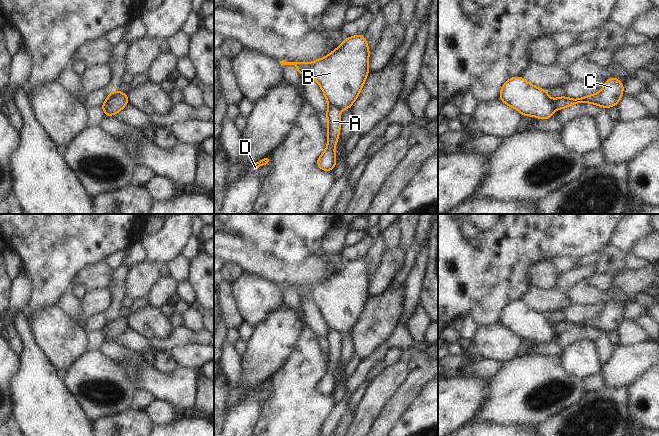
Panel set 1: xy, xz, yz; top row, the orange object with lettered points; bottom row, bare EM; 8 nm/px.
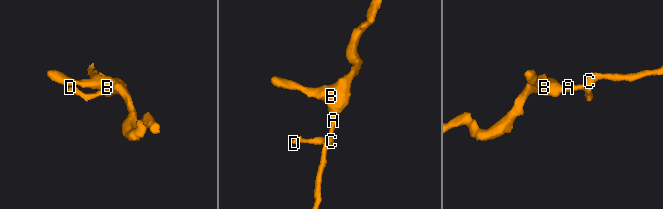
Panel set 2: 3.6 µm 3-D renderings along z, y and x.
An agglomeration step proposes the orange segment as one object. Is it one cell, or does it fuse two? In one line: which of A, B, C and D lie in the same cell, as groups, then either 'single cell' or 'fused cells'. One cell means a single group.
groups A C D / B; fused cells

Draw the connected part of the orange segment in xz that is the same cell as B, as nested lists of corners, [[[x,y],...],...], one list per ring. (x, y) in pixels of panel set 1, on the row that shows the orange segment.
[[[358,34],[345,38],[338,48],[322,59],[311,63],[282,60],[280,64],[294,65],[301,76],[314,78],[329,105],[347,110],[357,99],[369,74],[369,55],[363,34]]]

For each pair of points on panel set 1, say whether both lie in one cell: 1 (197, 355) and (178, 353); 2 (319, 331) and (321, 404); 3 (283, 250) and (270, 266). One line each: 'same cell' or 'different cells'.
1: same cell
2: different cells
3: different cells

